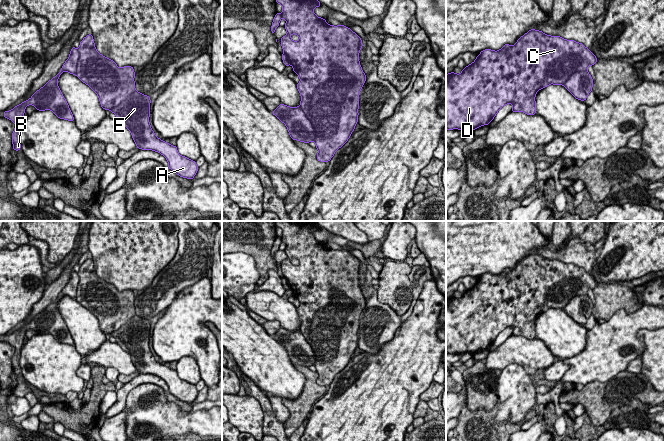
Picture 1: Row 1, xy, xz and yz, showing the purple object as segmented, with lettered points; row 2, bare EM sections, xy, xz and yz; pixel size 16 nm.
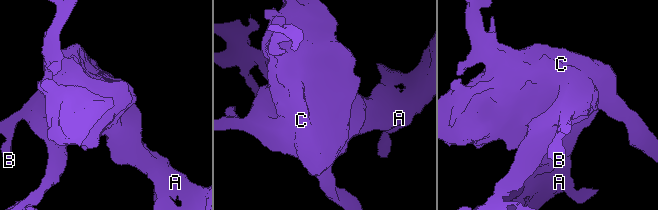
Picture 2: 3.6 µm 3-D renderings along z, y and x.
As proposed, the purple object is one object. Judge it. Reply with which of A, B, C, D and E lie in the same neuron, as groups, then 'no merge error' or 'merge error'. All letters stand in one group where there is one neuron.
A B E / C D; merge error

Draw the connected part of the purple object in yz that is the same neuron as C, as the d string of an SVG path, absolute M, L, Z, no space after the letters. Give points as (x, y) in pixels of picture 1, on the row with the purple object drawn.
M535 29L521 36L513 46L505 44L498 51L485 49L460 74L454 72L446 74L446 130L466 128L475 130L483 125L489 125L497 112L509 103L512 104L513 112L534 115L536 114L536 93L551 84L547 81L548 72L551 73L551 77L555 74L558 77L563 77L566 73L572 75L577 71L587 71L588 66L593 66L597 61L596 56L582 43L571 39L566 40L558 35L546 35Z

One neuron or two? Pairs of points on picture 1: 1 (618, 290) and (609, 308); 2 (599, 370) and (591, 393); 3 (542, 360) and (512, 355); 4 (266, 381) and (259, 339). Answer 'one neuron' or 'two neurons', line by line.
1: one neuron
2: two neurons
3: one neuron
4: one neuron

